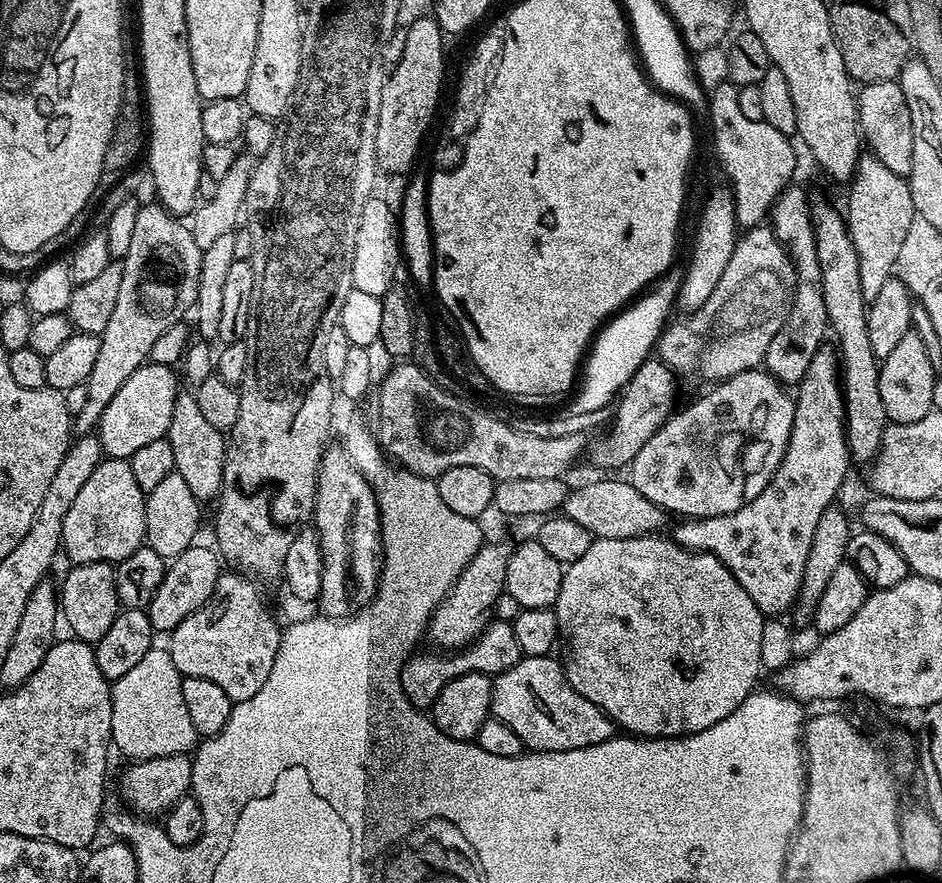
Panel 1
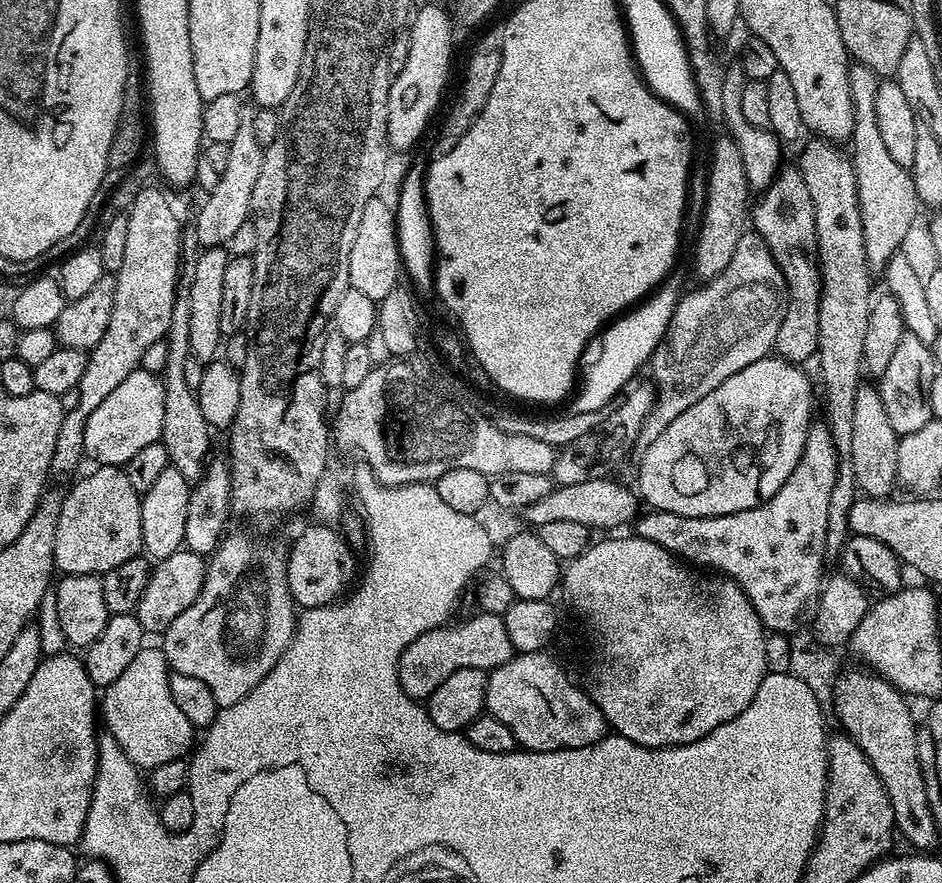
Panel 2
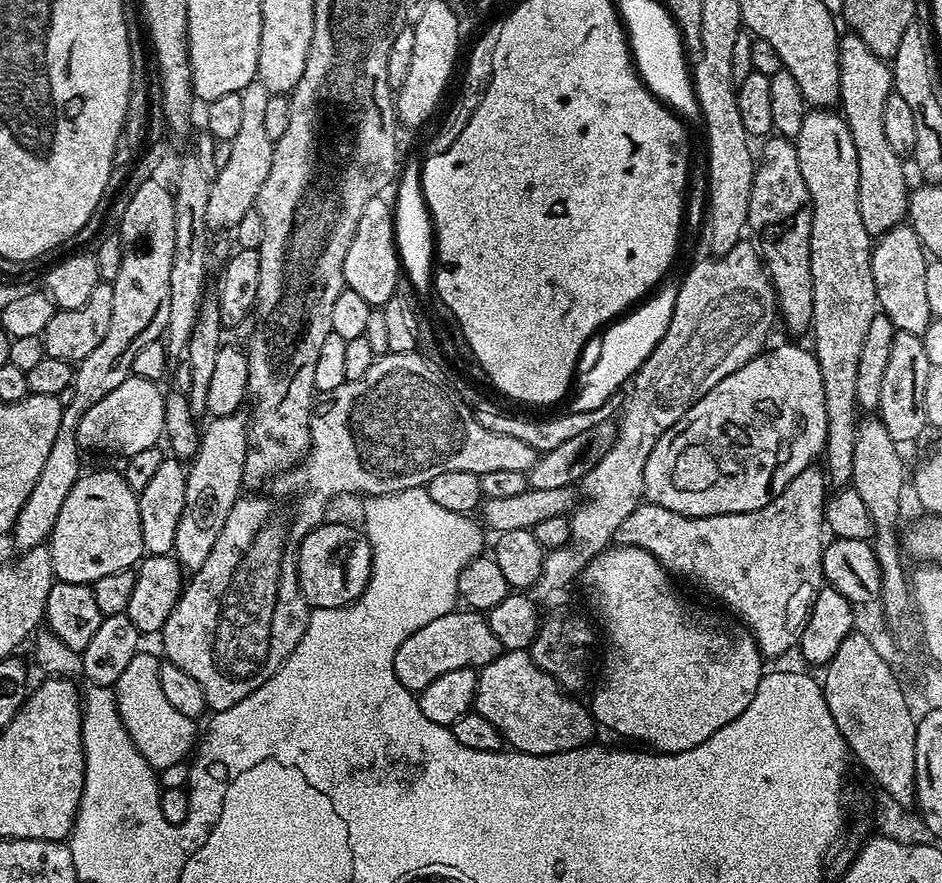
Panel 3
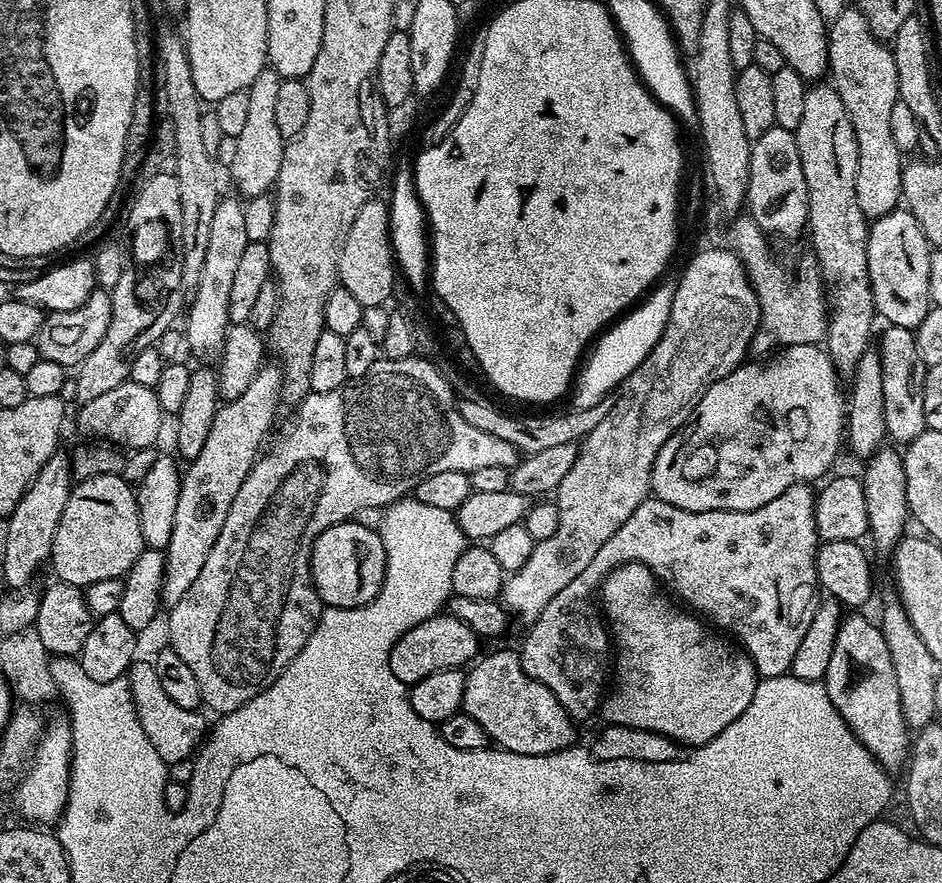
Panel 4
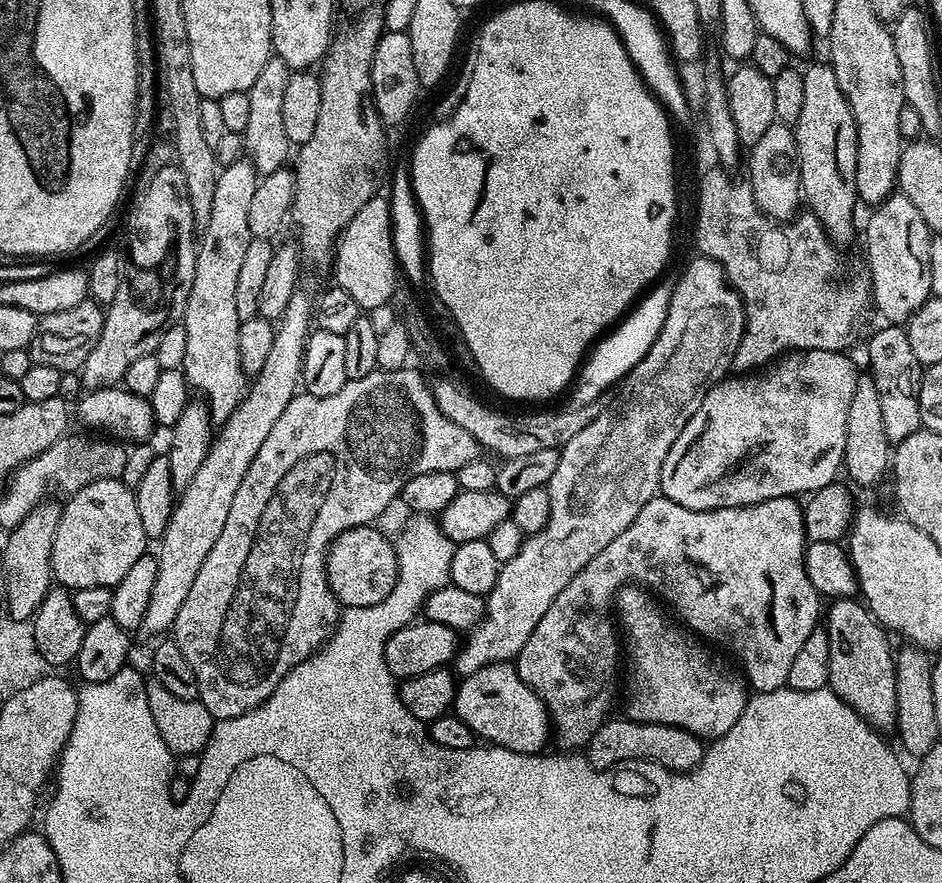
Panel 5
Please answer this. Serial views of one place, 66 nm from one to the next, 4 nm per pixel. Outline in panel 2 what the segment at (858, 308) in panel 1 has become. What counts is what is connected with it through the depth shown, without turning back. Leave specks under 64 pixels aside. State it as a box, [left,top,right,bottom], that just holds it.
[850,382,900,498]

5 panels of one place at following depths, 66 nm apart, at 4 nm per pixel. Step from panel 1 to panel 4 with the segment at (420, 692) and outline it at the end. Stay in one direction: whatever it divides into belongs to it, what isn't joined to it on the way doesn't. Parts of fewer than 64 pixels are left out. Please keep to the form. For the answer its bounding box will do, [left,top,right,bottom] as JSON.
[390,614,481,686]

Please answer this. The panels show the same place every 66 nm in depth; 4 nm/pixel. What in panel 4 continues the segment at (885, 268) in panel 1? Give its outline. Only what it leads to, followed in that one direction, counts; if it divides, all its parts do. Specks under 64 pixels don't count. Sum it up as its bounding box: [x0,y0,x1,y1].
[828,6,905,221]

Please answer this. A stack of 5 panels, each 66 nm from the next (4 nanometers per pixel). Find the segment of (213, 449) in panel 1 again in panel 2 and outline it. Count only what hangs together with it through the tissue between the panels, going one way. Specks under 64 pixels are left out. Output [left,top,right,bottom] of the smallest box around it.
[160,294,213,482]

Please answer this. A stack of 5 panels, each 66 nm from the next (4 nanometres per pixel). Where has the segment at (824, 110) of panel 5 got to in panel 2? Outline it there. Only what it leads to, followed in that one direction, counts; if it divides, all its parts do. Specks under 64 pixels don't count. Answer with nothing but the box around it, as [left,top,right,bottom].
[798,138,874,554]

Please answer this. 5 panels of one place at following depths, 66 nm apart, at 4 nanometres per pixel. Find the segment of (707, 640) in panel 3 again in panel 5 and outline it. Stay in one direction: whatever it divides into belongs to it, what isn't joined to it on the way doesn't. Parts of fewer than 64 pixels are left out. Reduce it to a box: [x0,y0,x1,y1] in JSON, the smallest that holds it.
[614,586,750,742]

